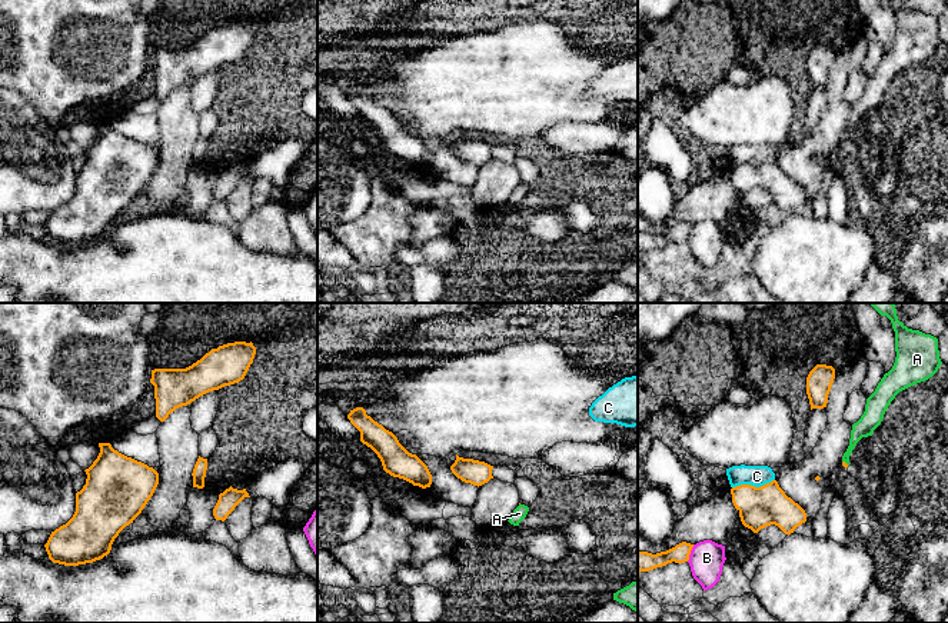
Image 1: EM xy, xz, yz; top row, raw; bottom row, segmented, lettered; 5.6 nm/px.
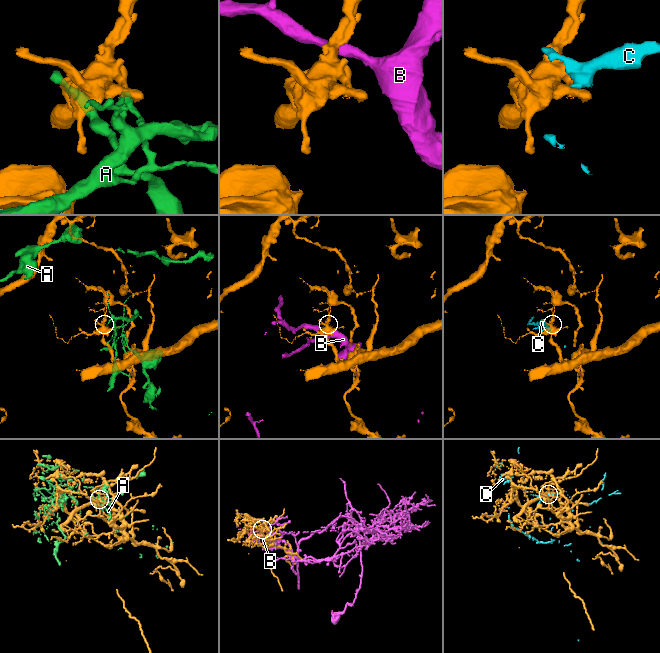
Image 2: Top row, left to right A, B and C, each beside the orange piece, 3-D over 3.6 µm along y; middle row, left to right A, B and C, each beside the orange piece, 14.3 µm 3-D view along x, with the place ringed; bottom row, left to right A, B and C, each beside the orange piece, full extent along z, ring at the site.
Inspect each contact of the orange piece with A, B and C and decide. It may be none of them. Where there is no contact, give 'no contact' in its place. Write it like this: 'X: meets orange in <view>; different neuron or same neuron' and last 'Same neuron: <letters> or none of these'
A: meets orange in yz; different neuron
B: meets orange in yz; different neuron
C: meets orange in yz; different neuron
Same neuron: none of these

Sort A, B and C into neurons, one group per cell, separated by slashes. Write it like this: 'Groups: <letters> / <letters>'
Groups: A / B / C

